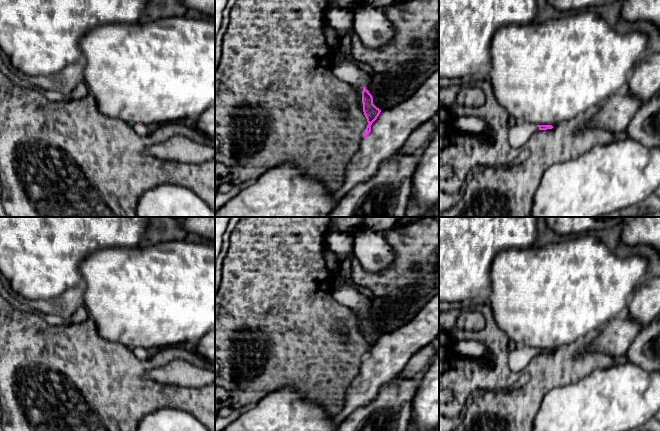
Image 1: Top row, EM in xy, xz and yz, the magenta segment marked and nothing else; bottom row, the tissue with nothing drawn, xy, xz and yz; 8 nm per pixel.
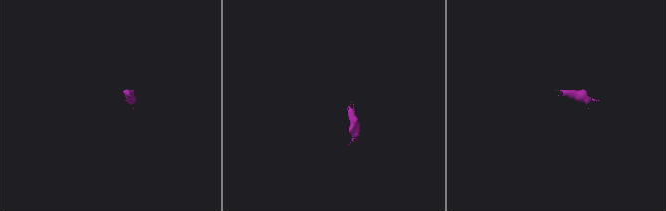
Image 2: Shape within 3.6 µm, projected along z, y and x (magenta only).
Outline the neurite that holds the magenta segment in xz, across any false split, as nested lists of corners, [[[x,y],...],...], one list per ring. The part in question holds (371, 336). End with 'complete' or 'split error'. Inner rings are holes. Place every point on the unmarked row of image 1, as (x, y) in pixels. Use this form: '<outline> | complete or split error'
[[[344,283],[334,290],[333,298],[341,305],[352,308],[362,314],[363,336],[367,343],[368,349],[363,356],[363,361],[371,355],[372,347],[377,343],[381,334],[373,328],[373,321],[369,317],[369,308],[372,304],[371,297],[368,297],[355,287],[354,284]]] | split error

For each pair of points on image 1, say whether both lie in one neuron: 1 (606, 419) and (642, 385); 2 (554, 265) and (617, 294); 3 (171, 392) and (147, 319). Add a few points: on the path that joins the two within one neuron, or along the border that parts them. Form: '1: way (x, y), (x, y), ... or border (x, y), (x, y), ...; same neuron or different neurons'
1: way (615, 410), (633, 394); same neuron
2: way (570, 278), (577, 278), (584, 285), (601, 286); same neuron
3: border (180, 344), (160, 349); different neurons

